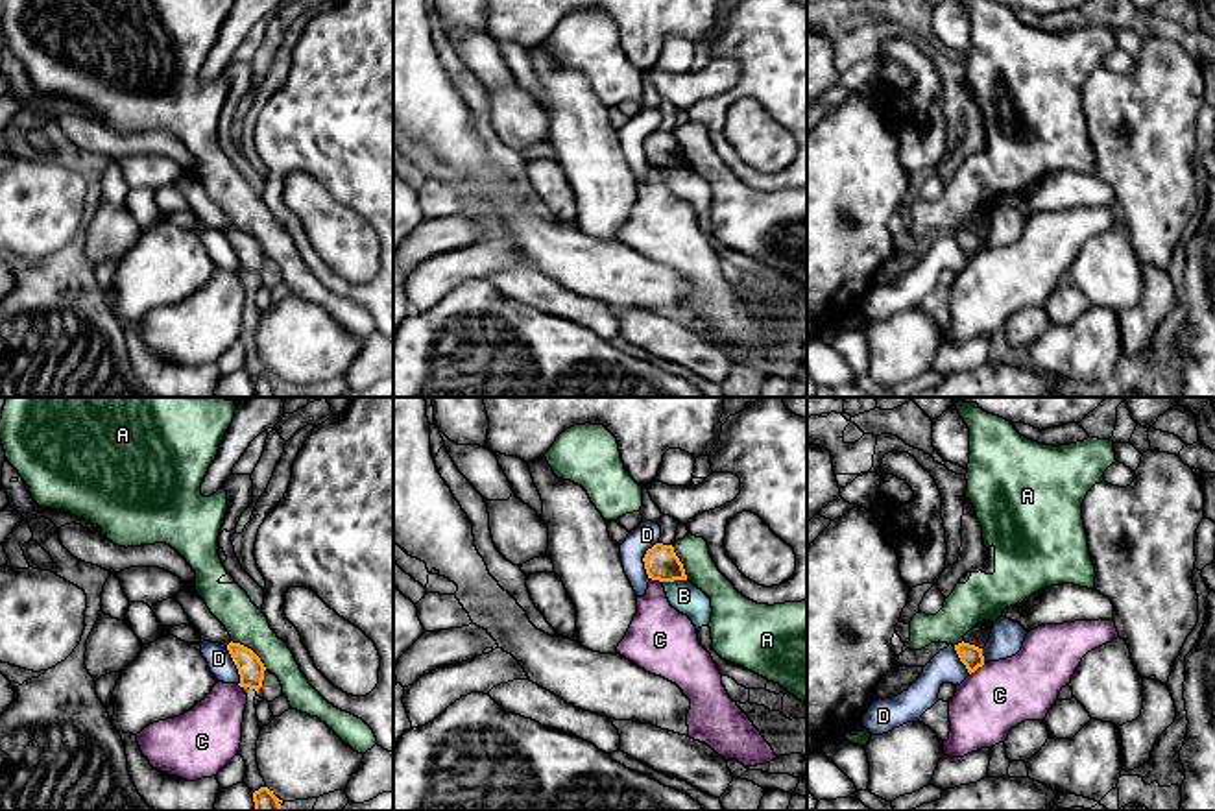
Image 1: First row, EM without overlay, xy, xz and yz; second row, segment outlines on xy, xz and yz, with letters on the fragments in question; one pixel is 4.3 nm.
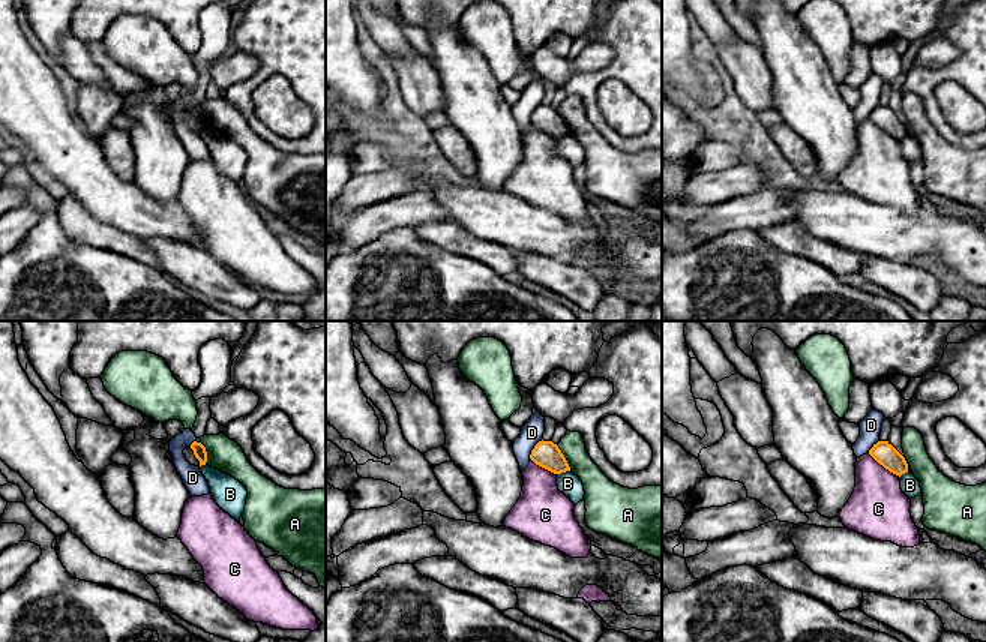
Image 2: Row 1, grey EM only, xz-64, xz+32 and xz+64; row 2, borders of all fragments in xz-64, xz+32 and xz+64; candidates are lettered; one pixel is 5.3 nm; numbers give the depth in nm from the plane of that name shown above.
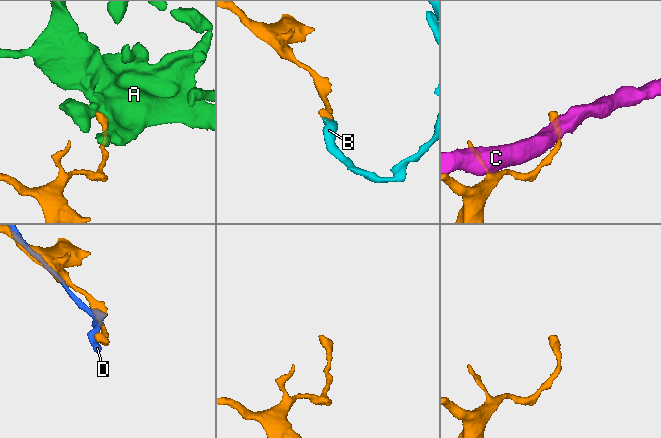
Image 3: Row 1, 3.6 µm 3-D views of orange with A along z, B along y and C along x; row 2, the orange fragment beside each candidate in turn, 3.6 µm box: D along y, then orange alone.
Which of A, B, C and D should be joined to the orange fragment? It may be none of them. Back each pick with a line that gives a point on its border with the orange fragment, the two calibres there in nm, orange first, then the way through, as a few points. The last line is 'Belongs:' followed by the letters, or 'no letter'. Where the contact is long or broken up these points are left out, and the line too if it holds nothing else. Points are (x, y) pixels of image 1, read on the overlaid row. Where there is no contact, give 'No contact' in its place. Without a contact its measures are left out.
Belongs: no letter

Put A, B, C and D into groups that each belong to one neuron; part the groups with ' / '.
A / B / C / D

